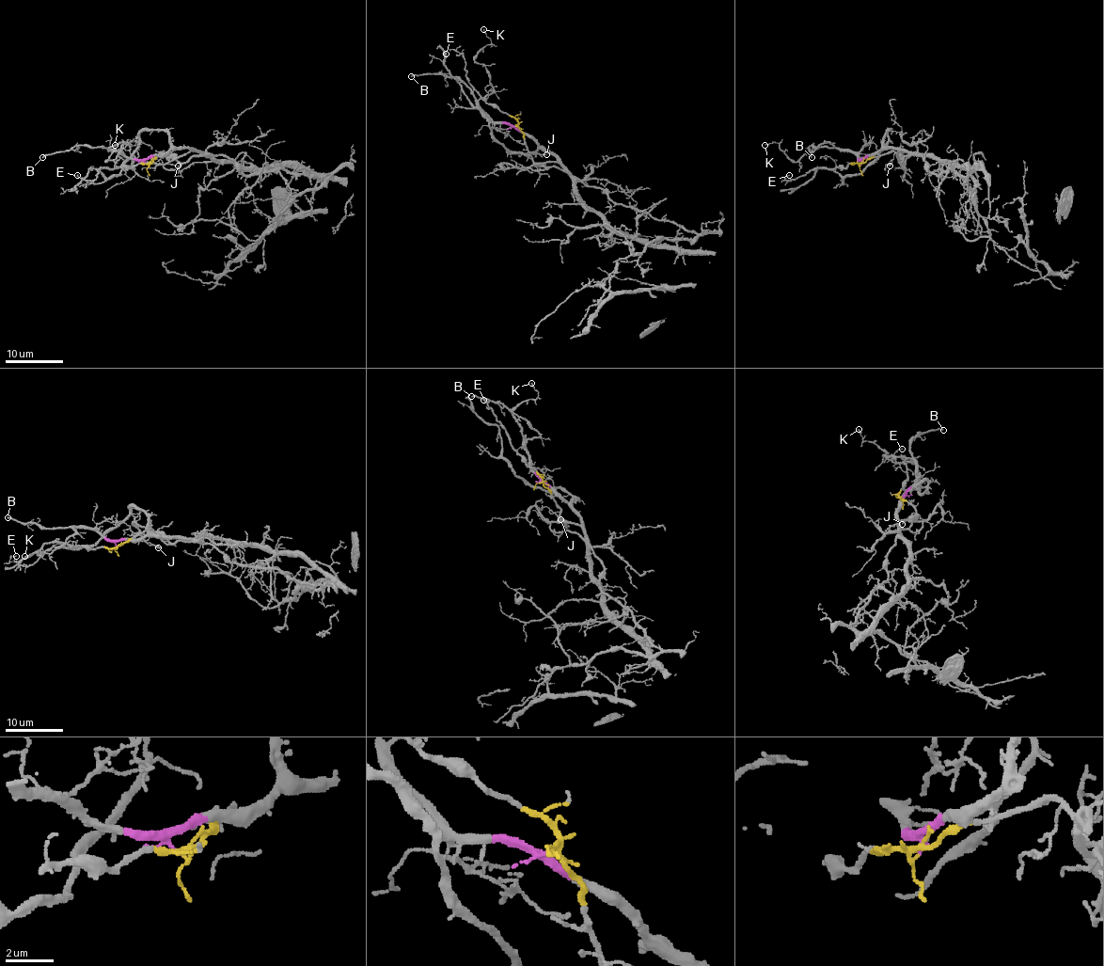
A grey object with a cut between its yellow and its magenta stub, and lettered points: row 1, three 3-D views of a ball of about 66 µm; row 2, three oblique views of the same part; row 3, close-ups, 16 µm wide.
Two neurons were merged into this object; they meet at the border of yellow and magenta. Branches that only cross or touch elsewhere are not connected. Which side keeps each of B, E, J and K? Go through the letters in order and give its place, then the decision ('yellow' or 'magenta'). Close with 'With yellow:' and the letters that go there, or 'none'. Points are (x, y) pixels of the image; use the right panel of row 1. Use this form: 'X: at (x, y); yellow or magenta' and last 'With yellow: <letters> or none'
B: at (812, 157); magenta
E: at (789, 175); yellow
J: at (890, 166); yellow
K: at (764, 145); magenta
With yellow: E, J

